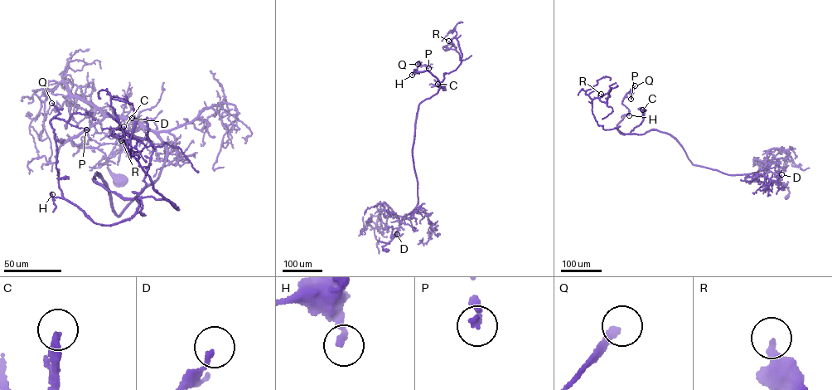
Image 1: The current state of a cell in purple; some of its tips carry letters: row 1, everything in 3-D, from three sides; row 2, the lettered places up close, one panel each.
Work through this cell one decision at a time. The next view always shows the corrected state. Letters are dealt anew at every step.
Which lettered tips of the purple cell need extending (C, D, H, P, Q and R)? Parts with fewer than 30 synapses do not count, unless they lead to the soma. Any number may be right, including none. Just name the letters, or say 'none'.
none

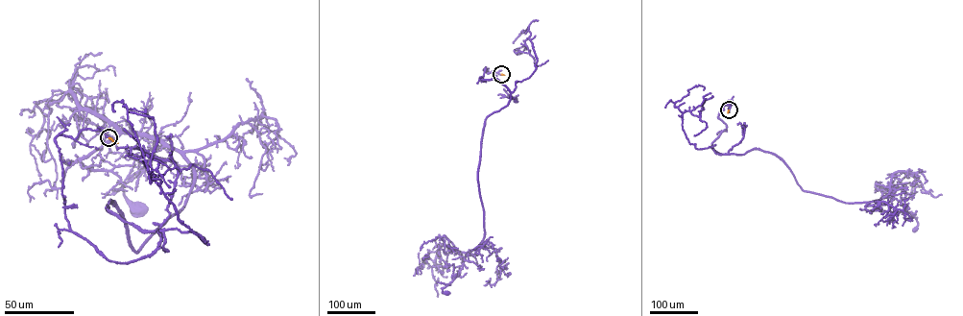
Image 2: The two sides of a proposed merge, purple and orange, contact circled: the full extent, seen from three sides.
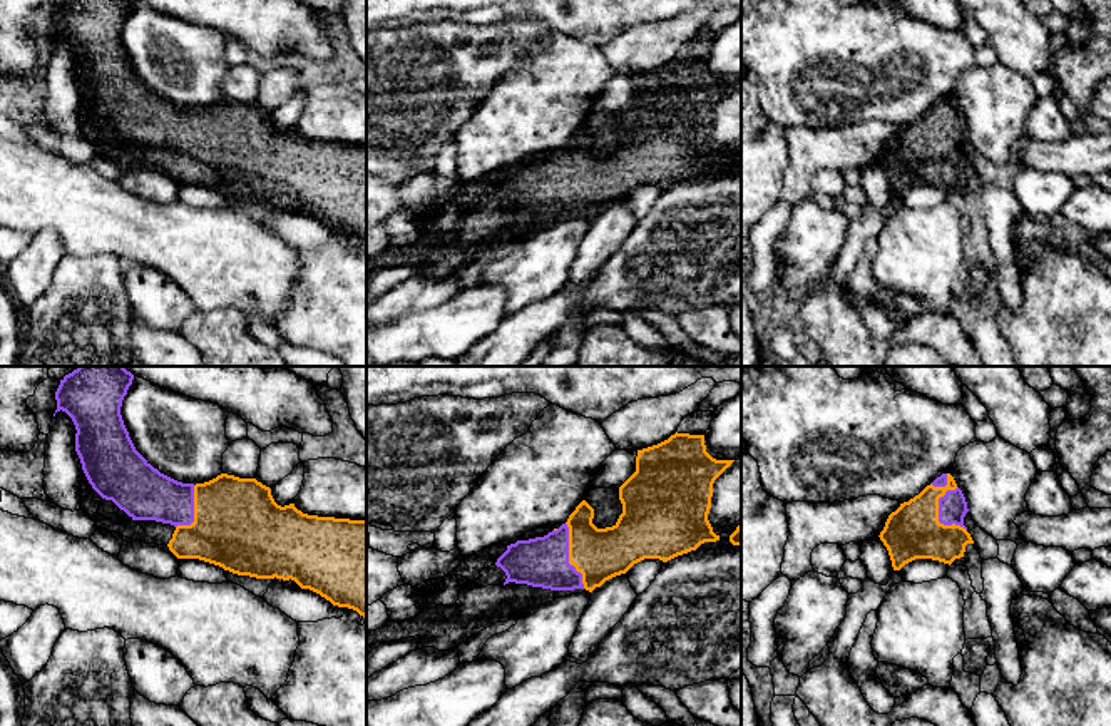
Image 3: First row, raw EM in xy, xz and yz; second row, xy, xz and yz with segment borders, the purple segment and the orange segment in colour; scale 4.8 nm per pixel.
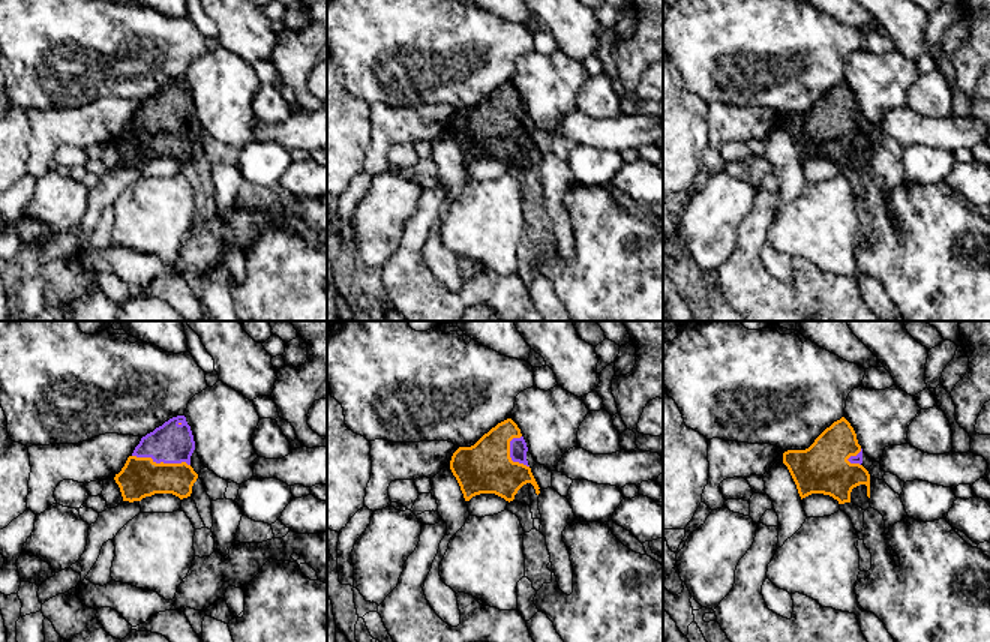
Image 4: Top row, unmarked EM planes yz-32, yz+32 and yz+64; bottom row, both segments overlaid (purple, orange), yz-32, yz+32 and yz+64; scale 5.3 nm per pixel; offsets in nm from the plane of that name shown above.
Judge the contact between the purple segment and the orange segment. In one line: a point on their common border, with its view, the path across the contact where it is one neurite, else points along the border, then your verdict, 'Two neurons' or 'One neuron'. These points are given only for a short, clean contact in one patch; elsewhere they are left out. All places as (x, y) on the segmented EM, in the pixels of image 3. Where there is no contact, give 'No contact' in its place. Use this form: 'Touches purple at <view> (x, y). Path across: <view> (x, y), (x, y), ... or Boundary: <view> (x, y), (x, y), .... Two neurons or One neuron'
Touches purple at yz (939, 519). Path across: yz (952, 507), (939, 519), (912, 531). One neuron

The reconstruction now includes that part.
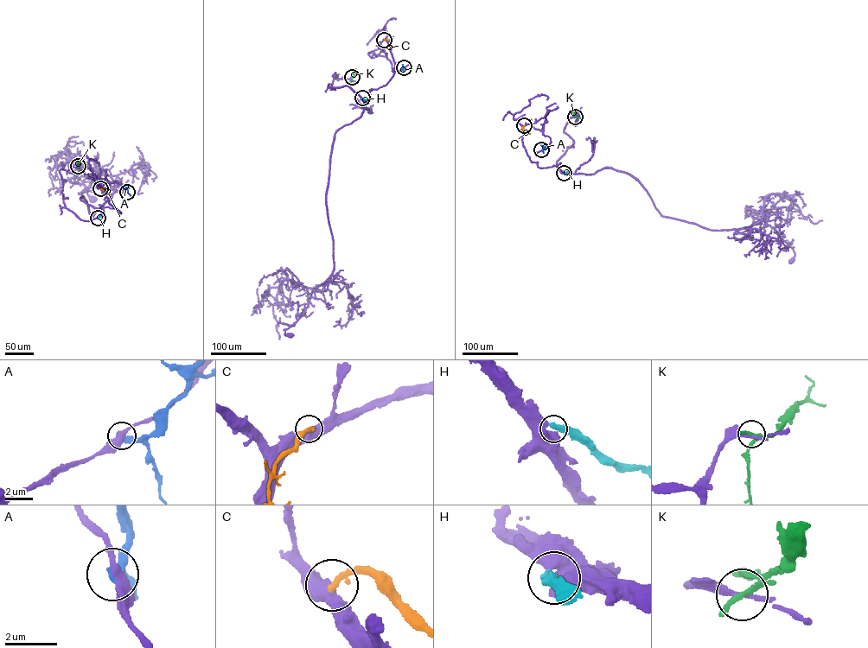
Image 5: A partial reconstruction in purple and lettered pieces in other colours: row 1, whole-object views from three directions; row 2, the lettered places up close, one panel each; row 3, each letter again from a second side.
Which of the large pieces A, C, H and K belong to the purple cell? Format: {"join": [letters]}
{"join": []}

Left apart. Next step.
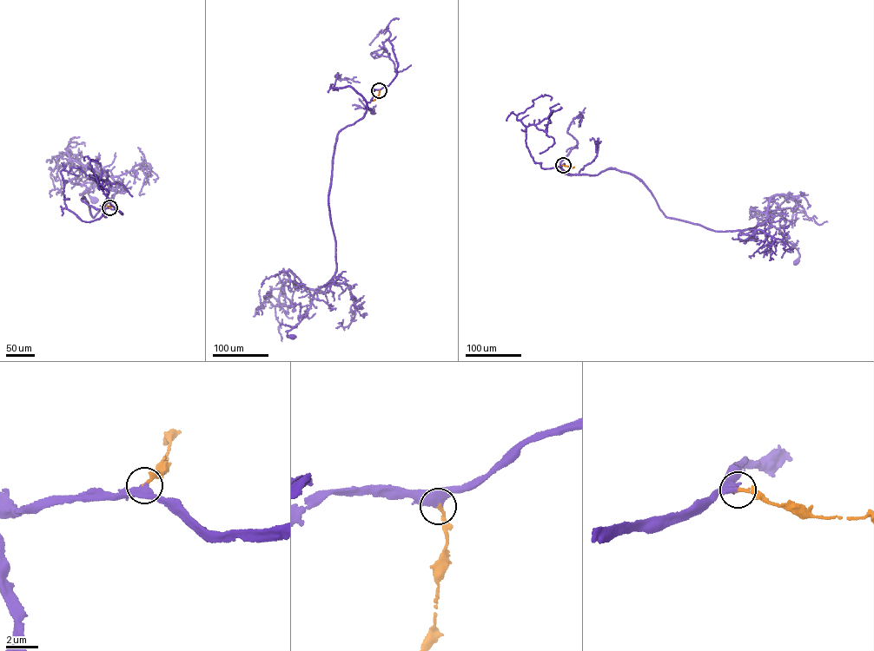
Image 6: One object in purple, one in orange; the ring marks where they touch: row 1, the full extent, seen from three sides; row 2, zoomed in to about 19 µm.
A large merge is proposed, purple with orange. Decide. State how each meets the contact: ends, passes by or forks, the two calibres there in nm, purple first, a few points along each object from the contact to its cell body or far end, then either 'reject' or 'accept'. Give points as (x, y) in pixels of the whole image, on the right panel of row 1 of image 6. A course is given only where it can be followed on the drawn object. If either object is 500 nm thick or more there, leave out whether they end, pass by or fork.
purple passes by; orange ends; calibres 440 and 240 nm; course purple (563, 165), (569, 175), (610, 168), (630, 173), (665, 216), (715, 231), (768, 221), (797, 250), (796, 262); course orange (563, 165), (574, 167); accept

